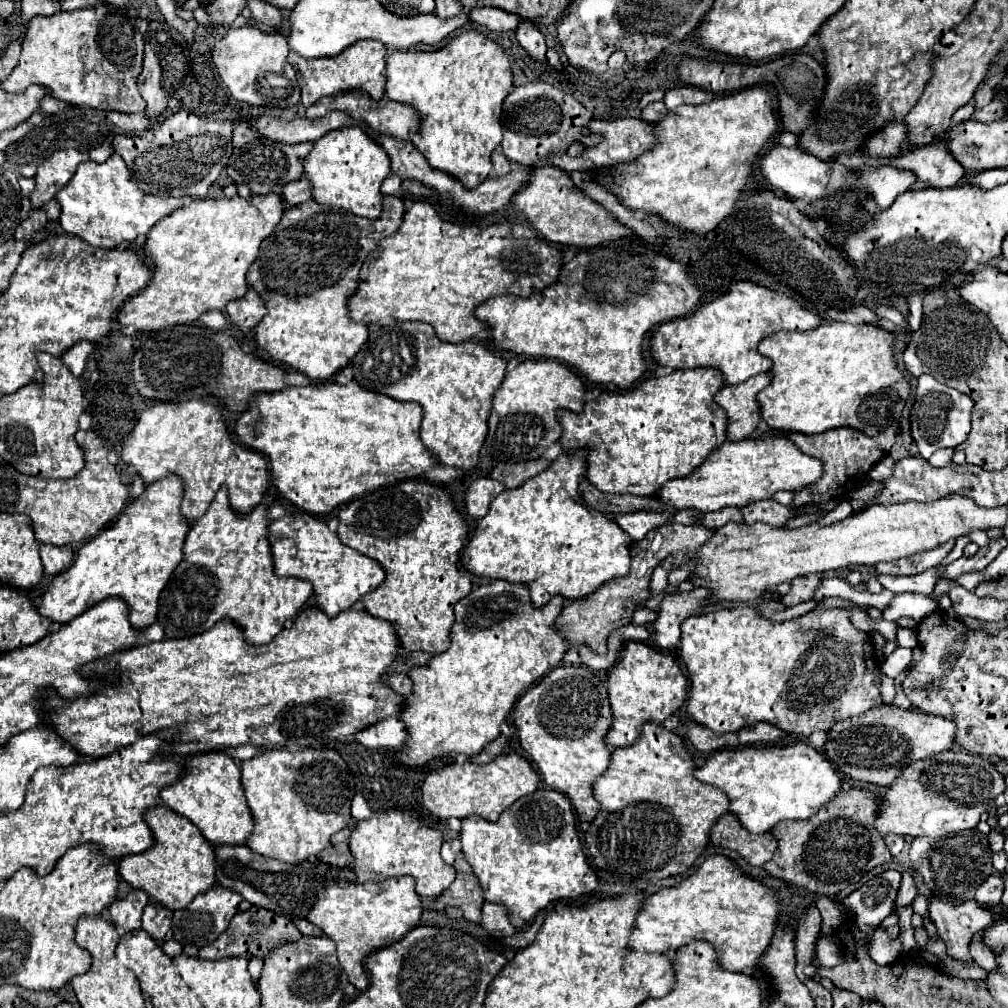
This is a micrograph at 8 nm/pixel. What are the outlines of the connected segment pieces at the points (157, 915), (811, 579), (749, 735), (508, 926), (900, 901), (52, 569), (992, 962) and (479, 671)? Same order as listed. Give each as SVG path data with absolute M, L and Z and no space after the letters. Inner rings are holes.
M147 904L143 912L143 928L155 940L171 940L171 910L163 908L161 904Z
M803 576L801 580L793 580L791 584L791 590L781 598L781 602L785 606L795 606L799 602L805 602L805 600L811 600L817 586L821 584L823 576Z
M767 722L745 726L737 734L739 734L741 744L775 744L779 738L785 736L777 726L767 724Z
M485 902L483 904L483 920L481 924L487 928L487 932L495 938L503 938L503 936L515 936L517 928L511 924L509 920L509 910L503 904L491 904Z
M903 874L895 906L911 906L913 900L915 900L915 880L911 874Z
M41 544L41 560L43 560L45 574L55 576L73 564L73 550L65 546Z
M977 938L971 940L971 956L981 968L985 968L989 972L997 968L997 960L995 960L993 952L989 948L985 948L985 944L981 944L981 940L977 940Z
M505 580L483 584L457 602L455 624L451 628L451 648L435 654L429 664L417 666L409 672L417 700L409 700L401 714L401 720L409 730L409 742L397 754L399 762L405 766L423 766L425 762L451 752L477 756L489 742L493 742L501 734L501 724L507 722L521 694L563 662L569 644L565 644L565 638L555 626L561 610L563 596L553 596L545 606L535 608L529 600L527 584L511 584Z

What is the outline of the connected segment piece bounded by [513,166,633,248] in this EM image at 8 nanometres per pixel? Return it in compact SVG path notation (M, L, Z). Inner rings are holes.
M557 166L531 168L529 182L513 196L513 210L521 212L537 232L555 244L585 248L608 244L615 241L615 238L633 234L629 228L621 226L609 210L591 200L581 188L577 188L569 174Z

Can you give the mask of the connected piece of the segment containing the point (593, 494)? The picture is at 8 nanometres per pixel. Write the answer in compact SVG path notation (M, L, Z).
M587 478L581 482L581 494L585 498L585 502L605 514L625 514L625 512L633 512L633 510L653 510L653 512L661 512L665 509L659 504L658 499L633 496L633 494L607 494L601 492L599 488L595 488Z

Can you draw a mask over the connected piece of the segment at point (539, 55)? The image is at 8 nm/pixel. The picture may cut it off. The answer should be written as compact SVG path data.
M529 20L521 22L517 26L517 42L521 44L521 48L535 60L543 62L545 60L545 52L547 52L547 46L545 46L545 38L543 34L533 26L529 24Z

